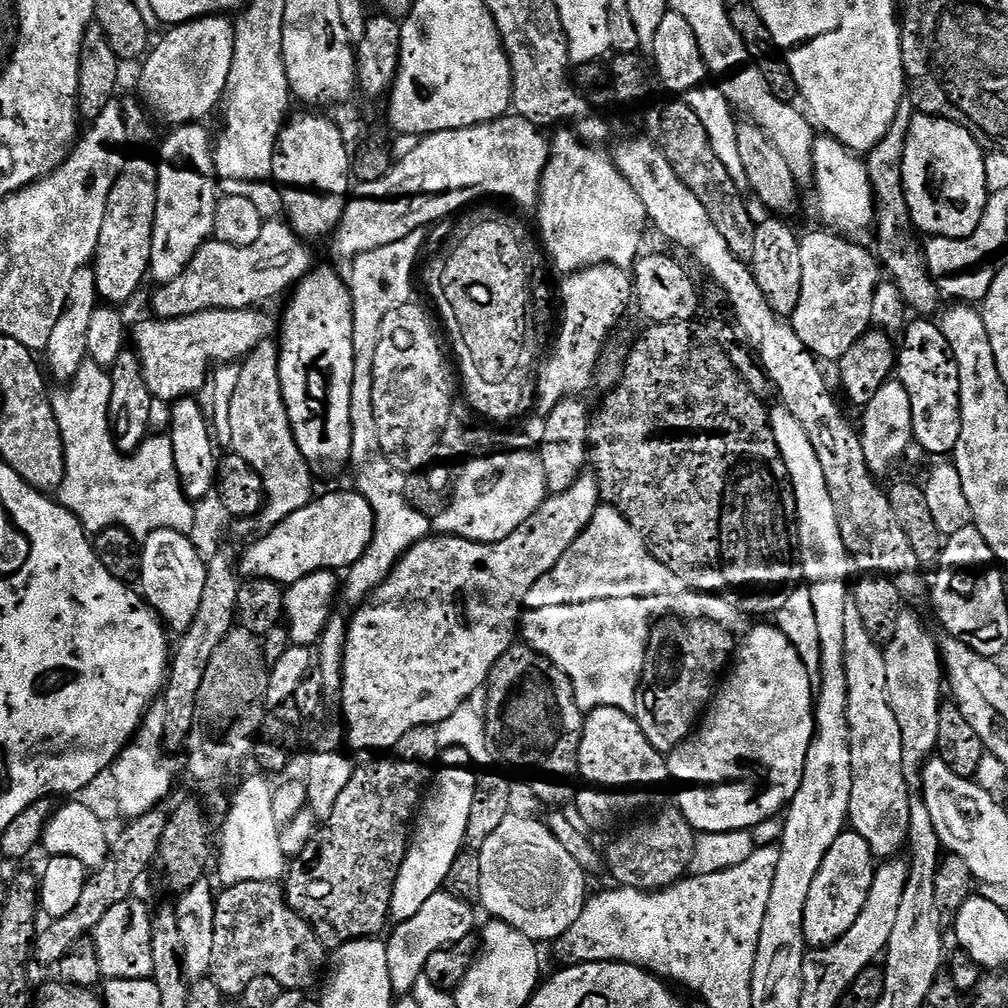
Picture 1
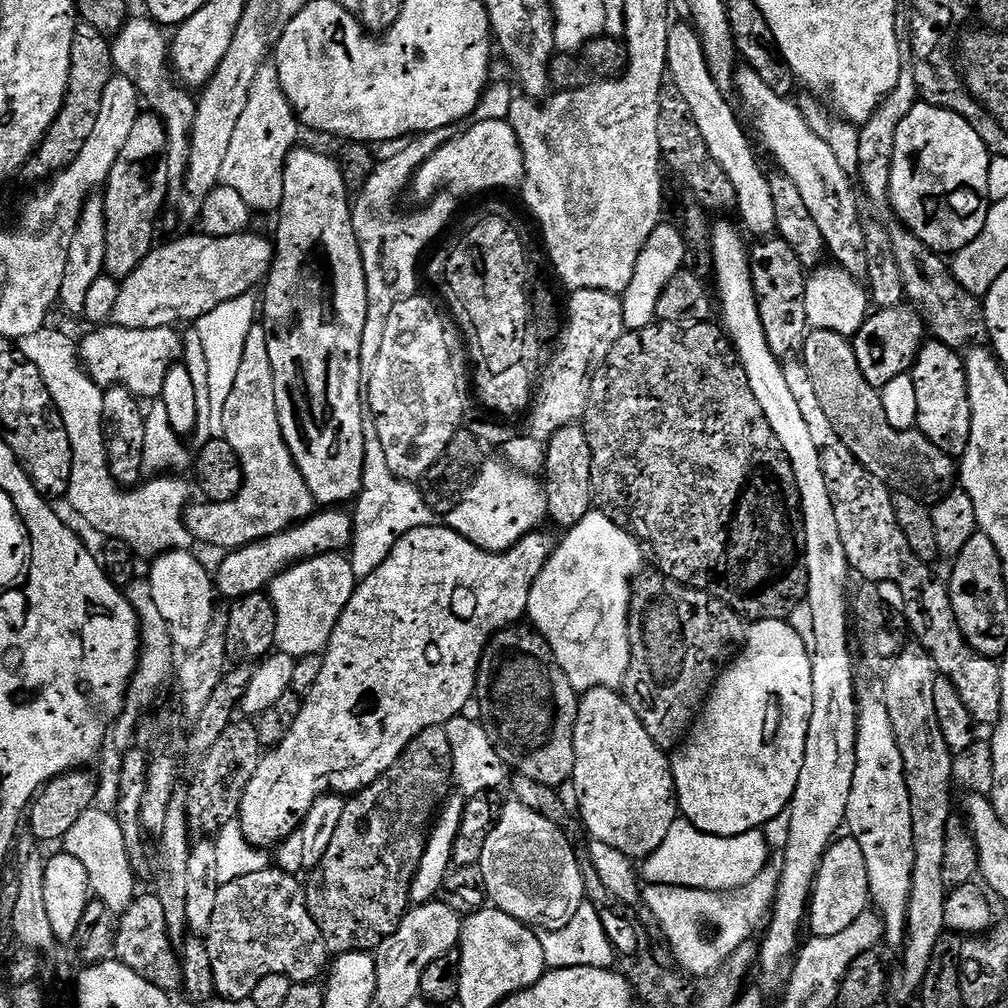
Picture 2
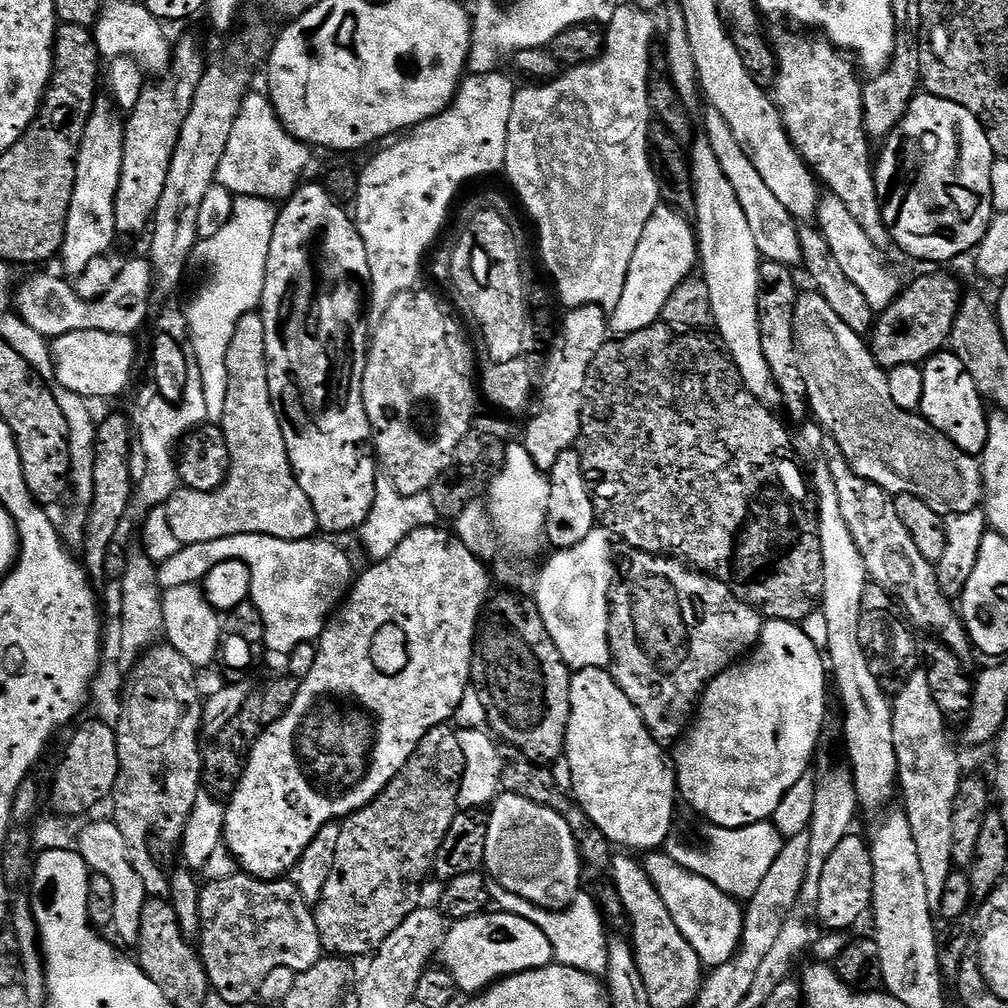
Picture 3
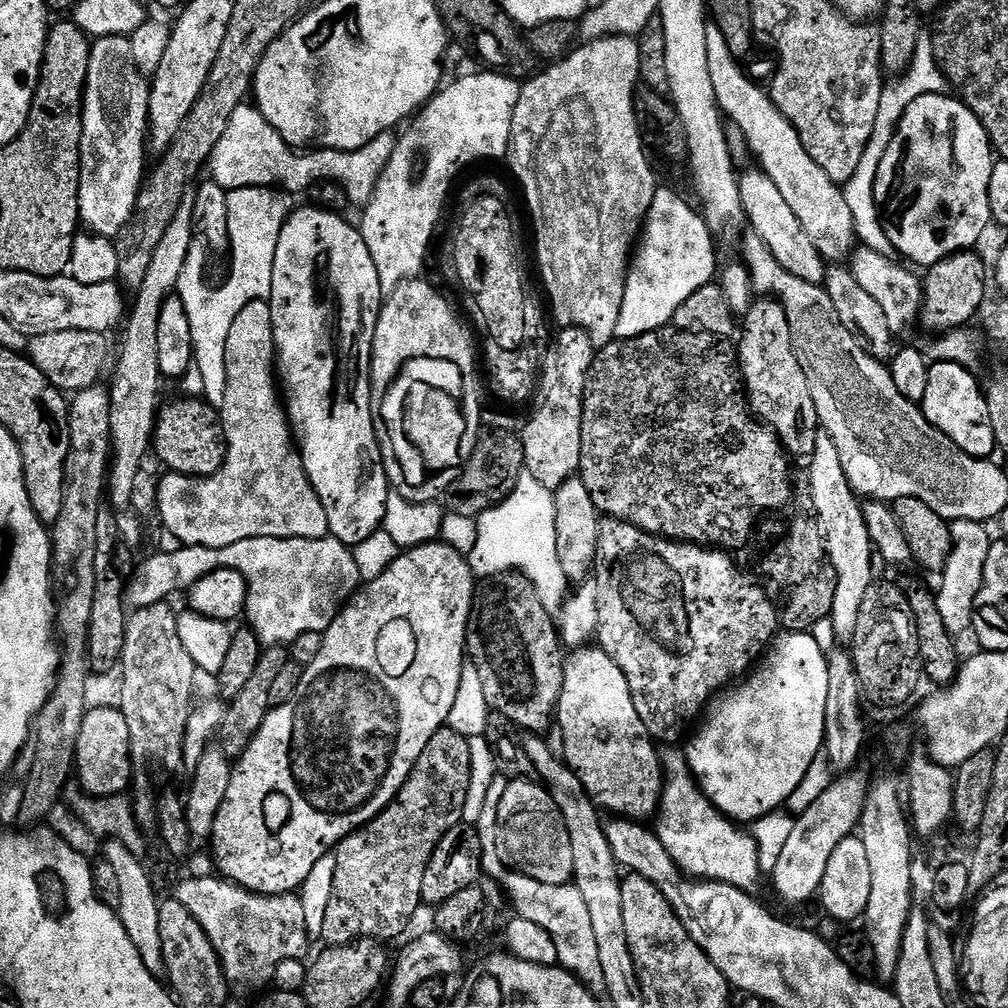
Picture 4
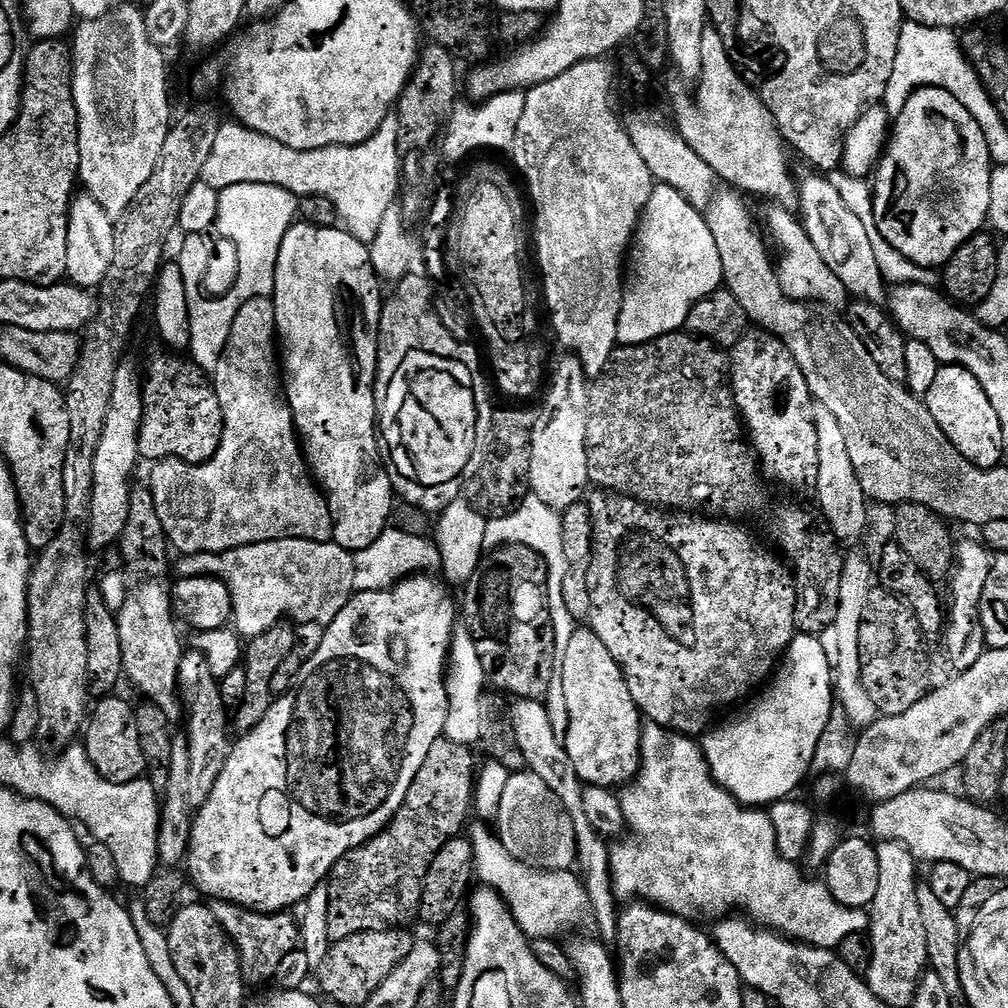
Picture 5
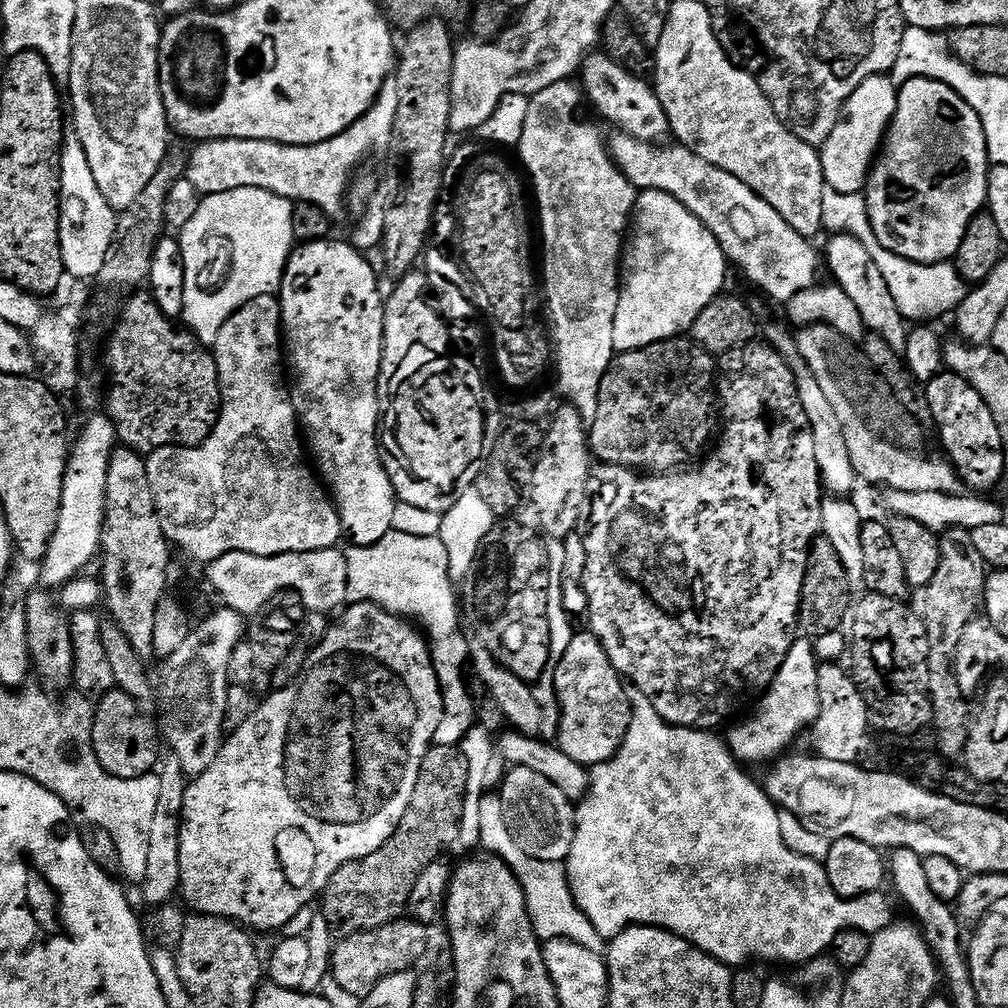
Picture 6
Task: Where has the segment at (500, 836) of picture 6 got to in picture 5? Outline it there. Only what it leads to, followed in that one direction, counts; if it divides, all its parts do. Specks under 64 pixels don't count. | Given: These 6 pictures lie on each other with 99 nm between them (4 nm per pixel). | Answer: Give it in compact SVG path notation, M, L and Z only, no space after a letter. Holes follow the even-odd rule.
M484 822L473 823L467 829L466 836L472 841L474 850L472 863L475 879L500 896L525 936L532 940L551 940L560 938L563 932L571 928L580 928L584 923L589 923L588 895L575 871L544 872L518 862L502 846L499 835Z

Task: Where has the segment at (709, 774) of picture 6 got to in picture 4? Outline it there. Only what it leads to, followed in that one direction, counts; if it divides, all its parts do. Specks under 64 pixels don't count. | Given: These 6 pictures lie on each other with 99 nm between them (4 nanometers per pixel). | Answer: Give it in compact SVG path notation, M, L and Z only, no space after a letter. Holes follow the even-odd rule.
M683 751L664 752L664 793L660 796L658 819L654 824L656 837L666 846L670 858L680 867L681 872L693 878L722 880L725 884L743 885L744 864L755 865L755 843L747 835L739 832L737 825L723 816L717 808L704 797L704 791L692 777L688 760Z

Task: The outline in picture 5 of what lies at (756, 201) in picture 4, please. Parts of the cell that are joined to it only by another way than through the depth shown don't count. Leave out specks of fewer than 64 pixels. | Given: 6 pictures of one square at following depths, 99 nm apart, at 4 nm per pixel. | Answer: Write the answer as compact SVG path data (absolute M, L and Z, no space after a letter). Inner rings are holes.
M772 206L768 212L768 232L772 235L771 243L780 247L780 260L778 256L778 275L780 277L780 288L784 295L791 300L797 300L803 304L826 304L829 308L843 309L849 303L850 293L846 286L842 286L842 278L826 266L822 254L818 254L817 248L810 242L810 237L801 219L789 209Z

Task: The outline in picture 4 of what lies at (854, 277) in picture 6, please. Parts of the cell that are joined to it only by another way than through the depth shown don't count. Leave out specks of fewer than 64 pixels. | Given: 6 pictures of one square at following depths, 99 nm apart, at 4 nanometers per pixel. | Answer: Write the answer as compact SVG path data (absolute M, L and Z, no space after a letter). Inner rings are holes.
M710 26L706 30L706 59L710 66L710 79L713 81L715 98L719 102L721 113L742 132L744 140L748 144L751 155L756 156L760 162L759 167L774 182L774 186L782 193L782 198L789 203L790 210L797 215L798 222L802 225L802 230L809 235L810 242L828 262L844 262L851 257L854 249L857 247L856 227L854 226L854 214L850 214L850 206L846 206L843 187L835 184L814 162L810 154L807 154L806 148L802 146L802 140L798 137L798 132L788 119L778 110L773 103L771 95L764 91L754 82L752 82L746 73L743 72L741 61L730 54L730 46L726 46L726 38L716 27Z

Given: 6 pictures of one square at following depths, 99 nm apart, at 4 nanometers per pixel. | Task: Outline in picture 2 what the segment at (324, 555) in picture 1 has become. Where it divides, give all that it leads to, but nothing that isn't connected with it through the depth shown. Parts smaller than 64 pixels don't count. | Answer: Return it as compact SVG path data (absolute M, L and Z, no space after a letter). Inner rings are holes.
M320 510L303 520L300 524L295 524L292 528L287 528L285 532L274 534L265 540L259 540L253 544L247 544L245 548L237 548L229 551L221 568L214 575L214 588L221 597L229 596L229 601L235 602L242 599L246 594L263 592L269 587L272 580L279 576L281 572L291 568L293 564L302 563L311 559L312 556L326 555L328 553L343 553L352 547L352 516L344 513L344 510Z

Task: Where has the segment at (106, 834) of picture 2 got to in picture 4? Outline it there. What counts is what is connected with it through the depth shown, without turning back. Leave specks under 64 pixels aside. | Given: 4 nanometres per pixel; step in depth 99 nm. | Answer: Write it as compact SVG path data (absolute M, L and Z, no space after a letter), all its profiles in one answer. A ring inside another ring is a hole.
M108 840L102 848L103 859L117 872L118 883L121 884L121 901L116 909L117 916L126 928L130 940L138 950L146 970L160 978L165 975L164 955L162 954L161 934L158 929L158 914L160 902L157 891L151 883L149 869L140 864L140 858L120 840Z

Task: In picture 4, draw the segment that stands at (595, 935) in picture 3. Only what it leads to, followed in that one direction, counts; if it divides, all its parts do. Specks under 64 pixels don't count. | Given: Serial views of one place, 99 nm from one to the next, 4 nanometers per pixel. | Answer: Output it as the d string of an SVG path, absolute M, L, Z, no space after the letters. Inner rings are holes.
M495 773L492 784L488 789L486 801L482 807L481 817L475 828L479 832L482 843L483 873L486 873L498 885L501 893L512 903L517 917L526 922L534 922L534 926L542 926L550 938L554 938L554 950L558 950L556 964L565 968L570 975L578 977L597 998L607 997L606 978L602 975L602 965L598 959L598 945L594 938L594 929L590 923L590 913L586 902L582 899L582 890L576 888L575 883L546 884L538 882L513 870L505 862L503 851L499 846L499 832L497 830L498 808L501 806L502 796L509 786L509 781L500 773Z

